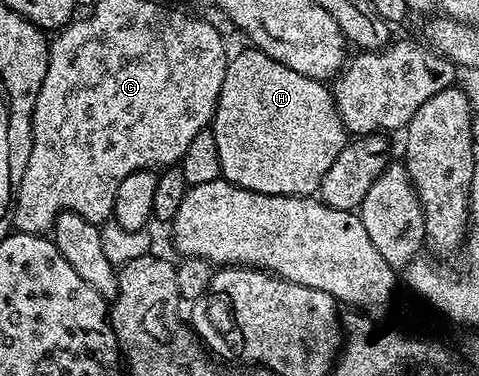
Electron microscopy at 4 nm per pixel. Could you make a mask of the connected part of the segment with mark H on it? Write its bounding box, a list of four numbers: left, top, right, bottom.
[210,48,346,196]

